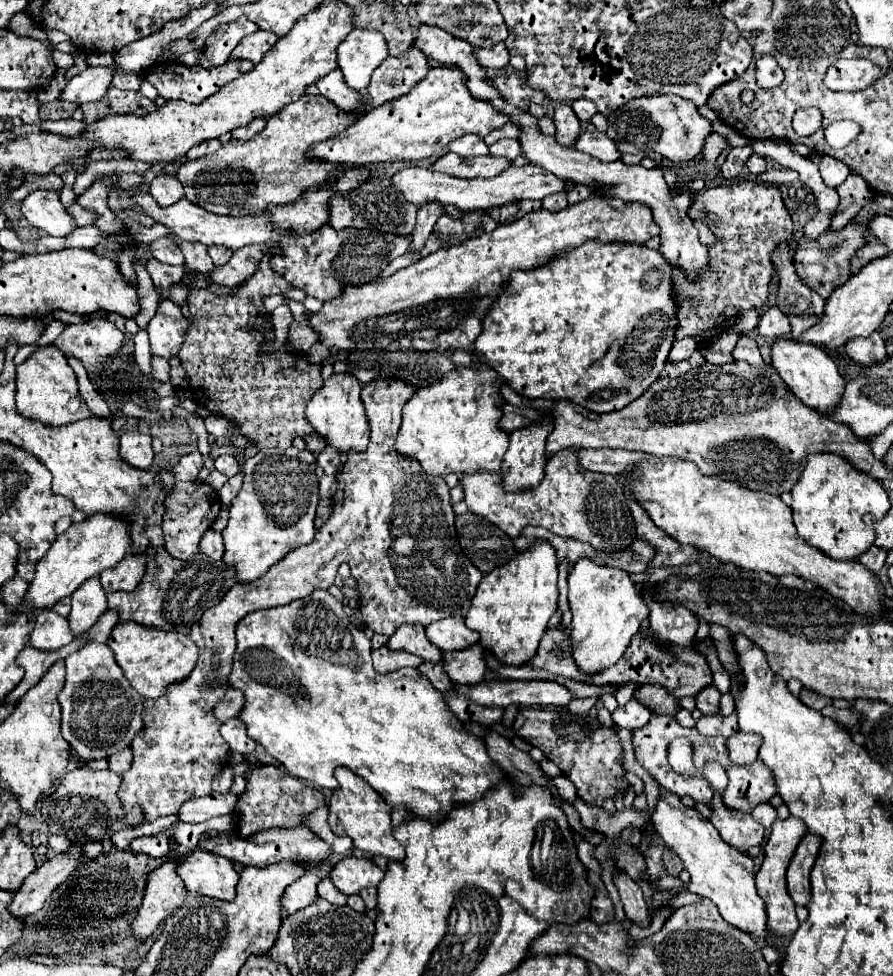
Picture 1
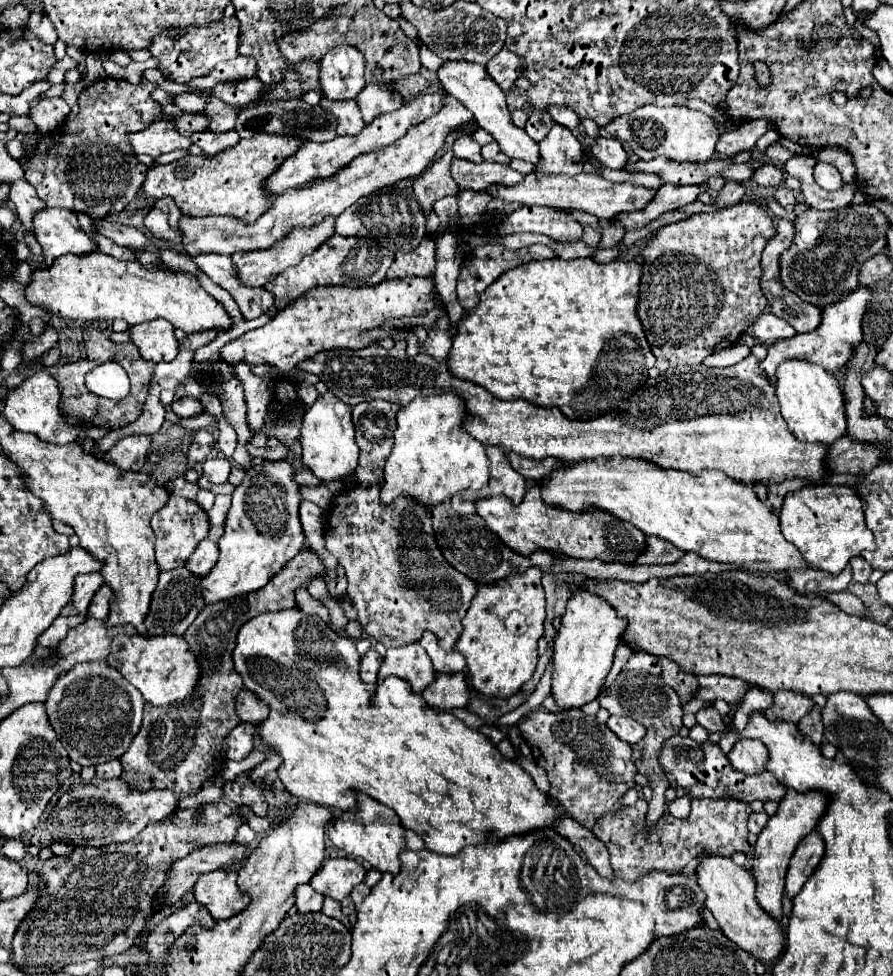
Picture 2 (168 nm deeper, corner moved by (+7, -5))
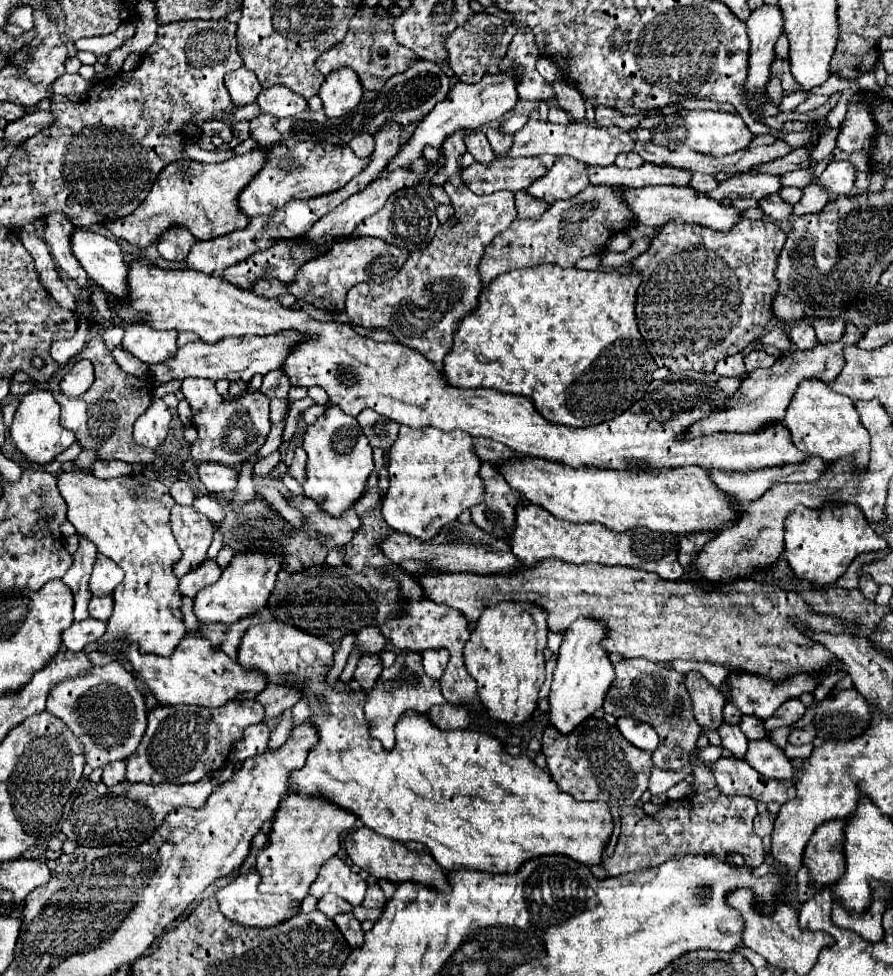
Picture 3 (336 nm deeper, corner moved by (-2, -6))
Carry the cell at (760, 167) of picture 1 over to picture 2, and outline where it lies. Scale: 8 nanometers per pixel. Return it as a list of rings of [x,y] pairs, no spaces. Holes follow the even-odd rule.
[[[763,164],[753,172],[753,180],[761,186],[777,186],[783,182],[783,170],[775,164]]]

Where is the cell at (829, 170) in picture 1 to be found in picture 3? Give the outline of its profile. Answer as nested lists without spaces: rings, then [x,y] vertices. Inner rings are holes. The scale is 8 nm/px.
[[[832,161],[824,173],[818,177],[818,181],[826,187],[826,191],[836,195],[848,195],[852,193],[854,181],[856,181],[856,167],[848,161]]]

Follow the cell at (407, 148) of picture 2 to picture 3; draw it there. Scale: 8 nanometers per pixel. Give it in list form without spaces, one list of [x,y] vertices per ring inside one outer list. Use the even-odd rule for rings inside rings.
[[[506,69],[506,71],[496,71],[496,73],[486,73],[478,83],[474,85],[466,85],[462,81],[458,81],[448,97],[438,103],[416,127],[412,139],[400,149],[400,153],[390,161],[388,171],[394,171],[396,167],[408,167],[410,161],[422,157],[422,149],[426,145],[434,147],[434,149],[440,149],[442,147],[442,141],[456,129],[478,129],[478,127],[484,127],[486,123],[494,121],[494,119],[500,119],[506,111],[514,109],[516,101],[518,101],[518,93],[516,93],[516,85],[518,85],[518,73],[516,69]]]

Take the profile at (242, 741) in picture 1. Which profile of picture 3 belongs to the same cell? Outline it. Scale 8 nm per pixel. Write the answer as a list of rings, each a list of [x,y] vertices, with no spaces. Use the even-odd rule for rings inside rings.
[[[266,721],[246,727],[242,739],[232,747],[232,759],[246,761],[248,757],[256,757],[264,753],[268,747],[268,737],[270,737],[270,725]]]

